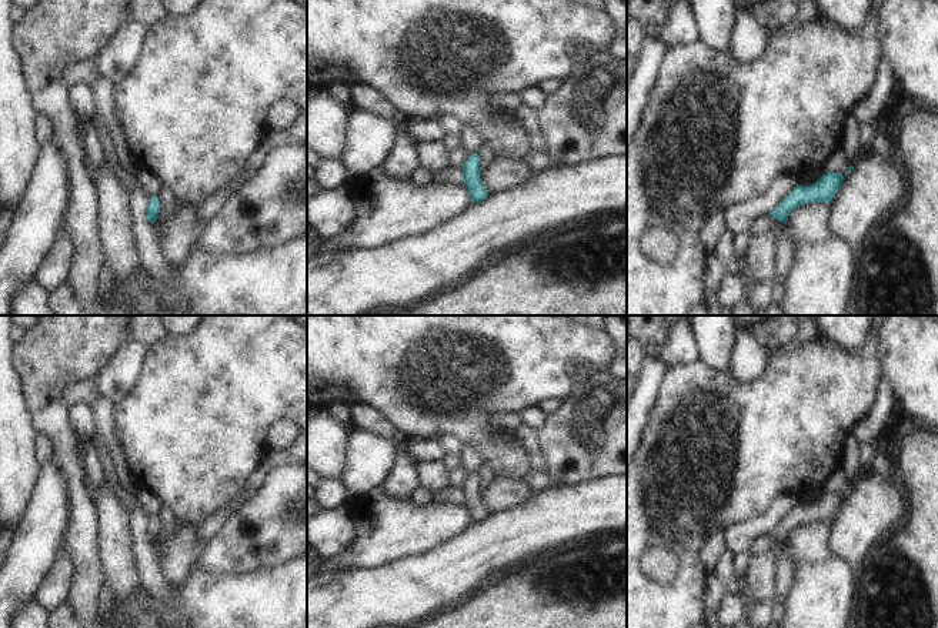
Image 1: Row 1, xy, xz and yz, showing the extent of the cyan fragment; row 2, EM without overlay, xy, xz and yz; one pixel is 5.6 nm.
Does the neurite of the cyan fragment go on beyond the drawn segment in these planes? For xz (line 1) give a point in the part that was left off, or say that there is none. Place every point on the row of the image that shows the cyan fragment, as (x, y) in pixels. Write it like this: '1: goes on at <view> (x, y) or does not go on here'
1: does not go on here

